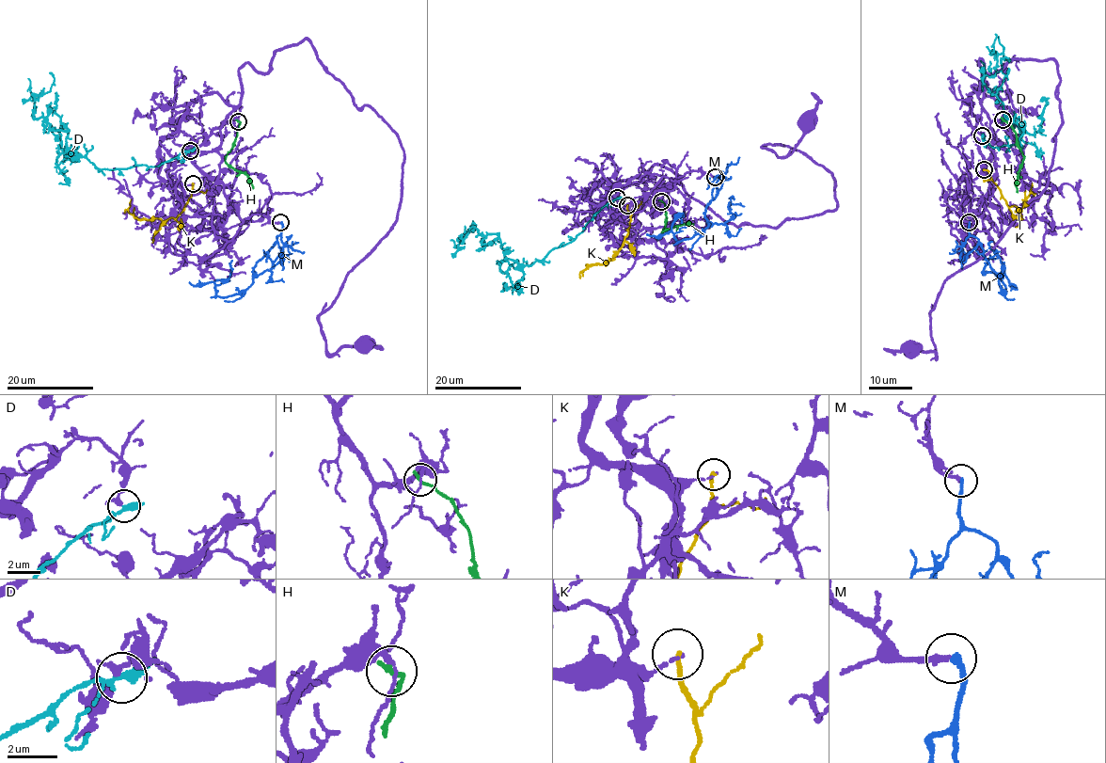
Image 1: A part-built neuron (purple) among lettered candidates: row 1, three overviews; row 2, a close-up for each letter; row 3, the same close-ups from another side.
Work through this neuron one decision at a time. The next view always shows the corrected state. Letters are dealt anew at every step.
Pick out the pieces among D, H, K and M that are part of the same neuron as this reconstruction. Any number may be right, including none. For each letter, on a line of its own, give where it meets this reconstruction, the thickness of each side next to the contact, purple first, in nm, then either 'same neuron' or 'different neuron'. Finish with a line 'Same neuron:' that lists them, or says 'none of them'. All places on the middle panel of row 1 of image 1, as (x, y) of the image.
D: meets purple at (617, 198); 280 nm thick on the purple side, 240 nm on the other; different neuron
H: meets purple at (661, 201); 160 nm thick on the purple side, 200 nm on the other; different neuron
K: meets purple at (627, 205); 120 nm thick on the purple side, 170 nm on the other; different neuron
M: meets purple at (715, 177); 200 nm thick on the purple side, 200 nm on the other; same neuron
Same neuron: M

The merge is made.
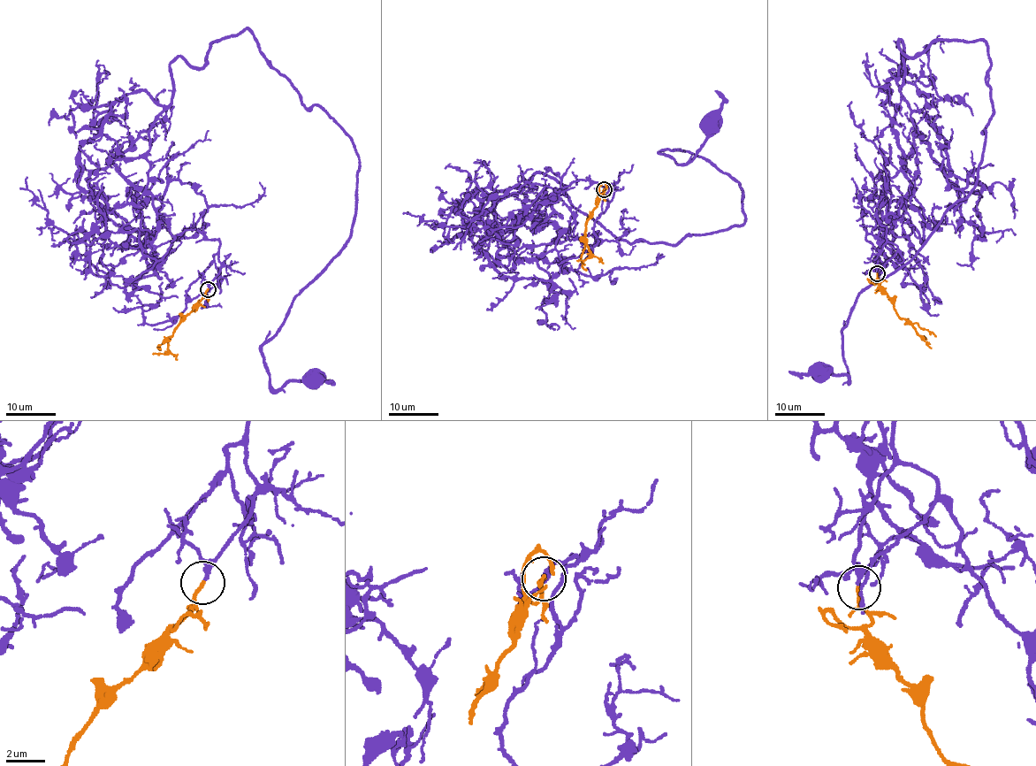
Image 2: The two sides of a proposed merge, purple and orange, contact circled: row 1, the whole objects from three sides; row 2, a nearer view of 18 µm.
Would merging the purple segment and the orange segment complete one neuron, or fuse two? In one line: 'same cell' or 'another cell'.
same cell

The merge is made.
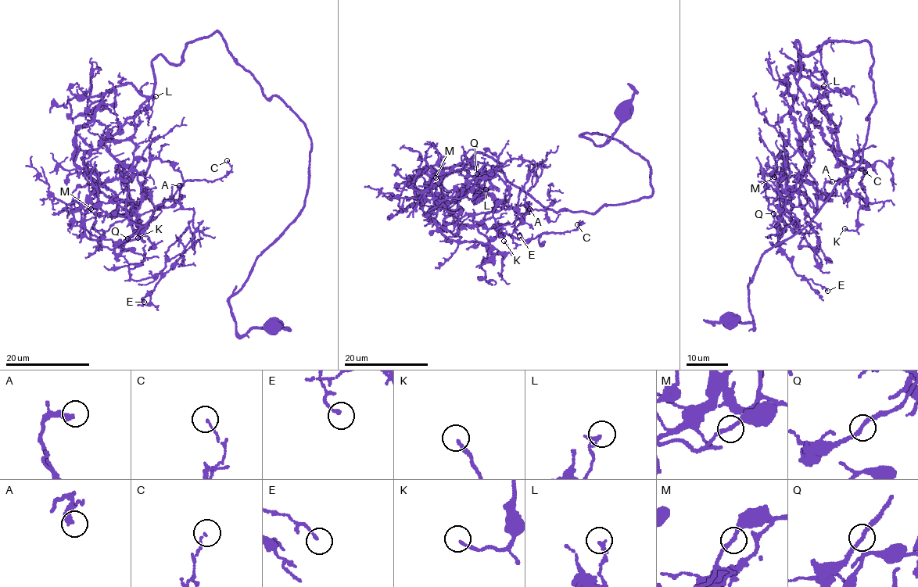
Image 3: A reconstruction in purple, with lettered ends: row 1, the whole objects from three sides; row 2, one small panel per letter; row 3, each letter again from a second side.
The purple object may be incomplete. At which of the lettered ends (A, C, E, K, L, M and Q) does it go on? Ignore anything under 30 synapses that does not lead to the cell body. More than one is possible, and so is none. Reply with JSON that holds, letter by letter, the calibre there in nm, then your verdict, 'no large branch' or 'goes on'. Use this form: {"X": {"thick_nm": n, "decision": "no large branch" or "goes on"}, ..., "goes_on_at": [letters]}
{"A": {"thick_nm": 360, "decision": "no large branch"}, "C": {"thick_nm": 110, "decision": "no large branch"}, "E": {"thick_nm": 150, "decision": "no large branch"}, "K": {"thick_nm": 190, "decision": "no large branch"}, "L": {"thick_nm": 200, "decision": "no large branch"}, "M": {"thick_nm": 200, "decision": "no large branch"}, "Q": {"thick_nm": 190, "decision": "no large branch"}, "goes_on_at": []}

